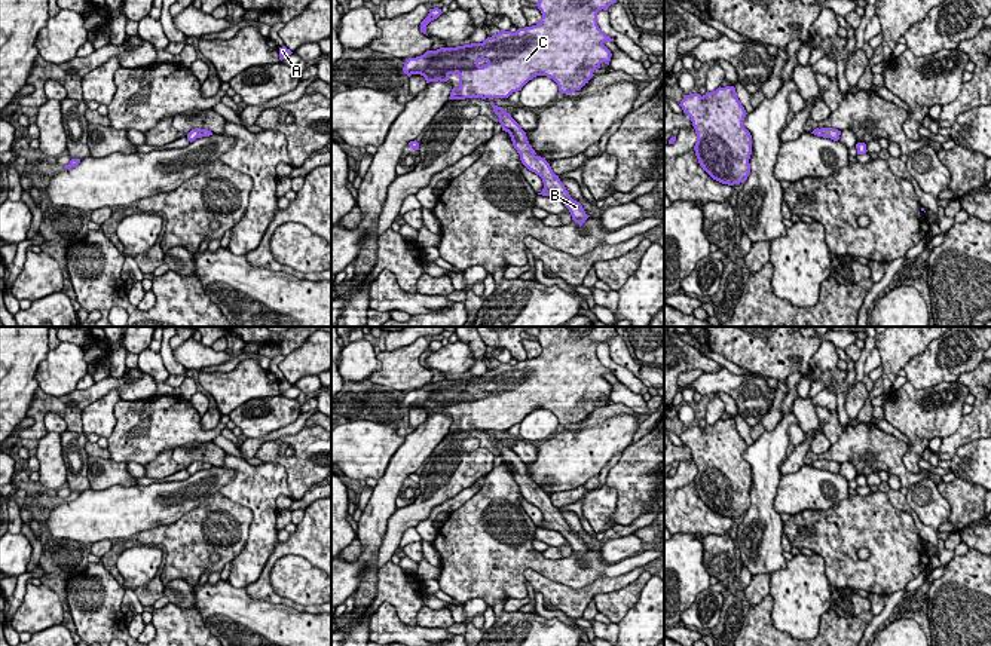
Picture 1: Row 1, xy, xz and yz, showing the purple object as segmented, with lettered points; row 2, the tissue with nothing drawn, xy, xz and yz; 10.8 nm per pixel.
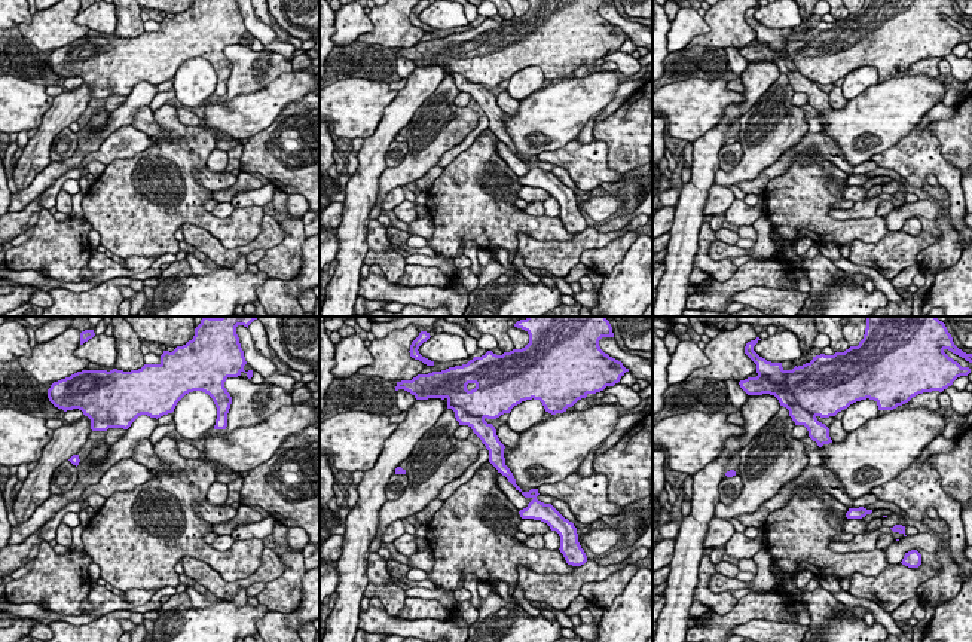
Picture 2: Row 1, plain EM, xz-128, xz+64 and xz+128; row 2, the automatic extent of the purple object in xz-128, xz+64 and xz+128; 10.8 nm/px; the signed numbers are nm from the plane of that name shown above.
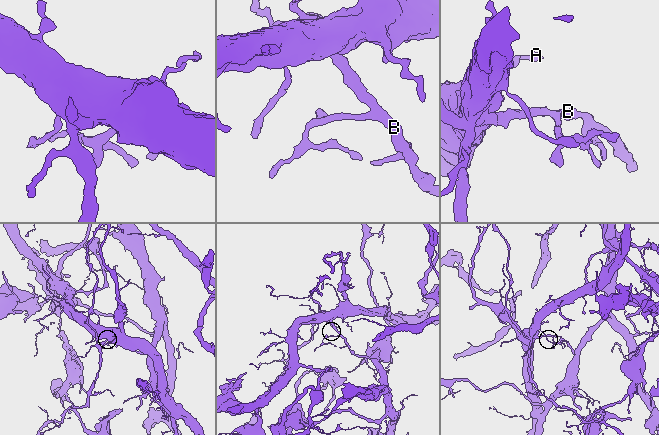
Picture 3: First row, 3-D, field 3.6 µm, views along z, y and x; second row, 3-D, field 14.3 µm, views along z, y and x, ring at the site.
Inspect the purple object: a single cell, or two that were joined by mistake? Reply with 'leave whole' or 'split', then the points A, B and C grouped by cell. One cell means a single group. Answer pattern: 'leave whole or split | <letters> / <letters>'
split | A C / B

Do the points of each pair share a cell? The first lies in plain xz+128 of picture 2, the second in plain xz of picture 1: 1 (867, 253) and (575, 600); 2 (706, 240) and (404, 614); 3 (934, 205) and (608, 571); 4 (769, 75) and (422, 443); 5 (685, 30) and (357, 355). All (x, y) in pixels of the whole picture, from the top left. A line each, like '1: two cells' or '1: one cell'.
1: one cell
2: one cell
3: two cells
4: one cell
5: one cell

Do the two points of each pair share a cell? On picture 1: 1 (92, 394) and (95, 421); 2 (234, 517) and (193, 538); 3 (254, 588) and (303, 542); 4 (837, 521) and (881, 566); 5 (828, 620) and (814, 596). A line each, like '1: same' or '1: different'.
1: different
2: same
3: same
4: same
5: different

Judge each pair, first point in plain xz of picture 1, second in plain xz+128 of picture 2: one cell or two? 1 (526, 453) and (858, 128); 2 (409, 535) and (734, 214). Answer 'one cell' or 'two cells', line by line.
1: two cells
2: two cells

